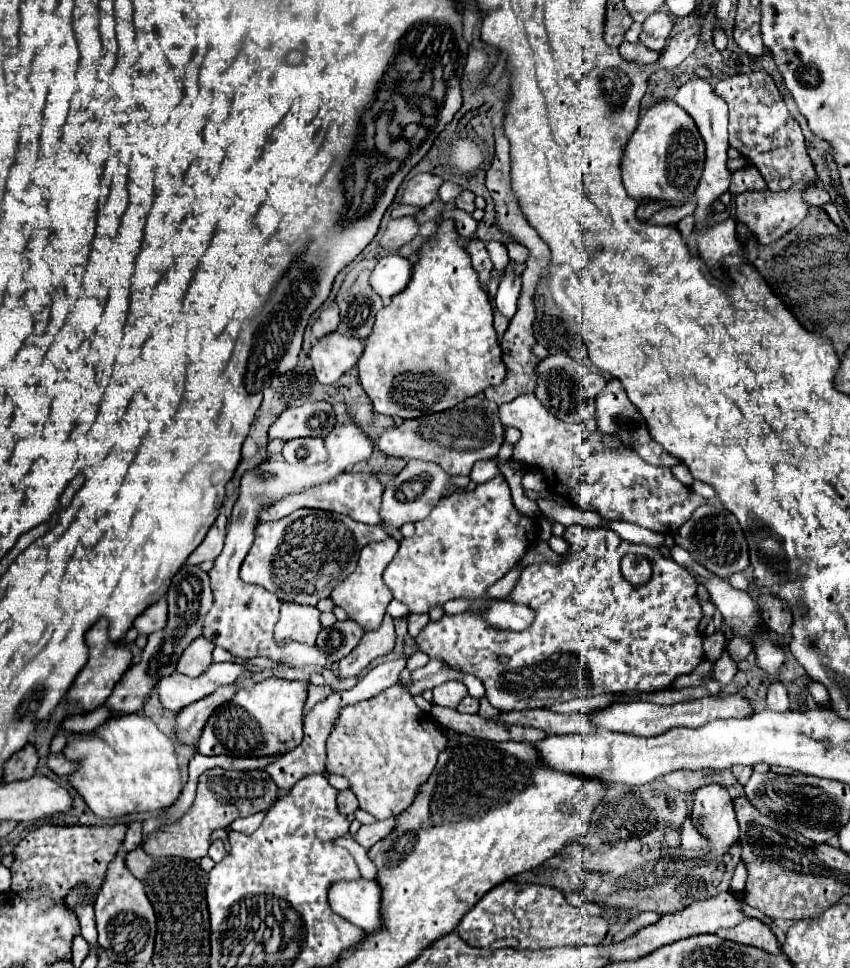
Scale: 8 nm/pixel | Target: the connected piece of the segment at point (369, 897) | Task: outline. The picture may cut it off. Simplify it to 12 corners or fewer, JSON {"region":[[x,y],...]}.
{"region":[[364,877],[328,889],[334,913],[366,933],[380,929],[380,887]]}

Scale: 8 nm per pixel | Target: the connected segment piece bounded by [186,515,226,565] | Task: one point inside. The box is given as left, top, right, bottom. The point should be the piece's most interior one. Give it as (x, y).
(210, 548)

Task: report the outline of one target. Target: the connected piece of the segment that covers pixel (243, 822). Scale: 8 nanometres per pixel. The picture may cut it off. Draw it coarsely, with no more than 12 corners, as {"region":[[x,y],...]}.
{"region":[[268,809],[252,817],[238,819],[230,825],[232,831],[252,833],[258,829]]}

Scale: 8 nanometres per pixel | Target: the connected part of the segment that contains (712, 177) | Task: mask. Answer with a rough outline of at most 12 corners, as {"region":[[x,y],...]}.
{"region":[[700,77],[674,101],[706,143],[696,225],[730,187],[728,105]]}

